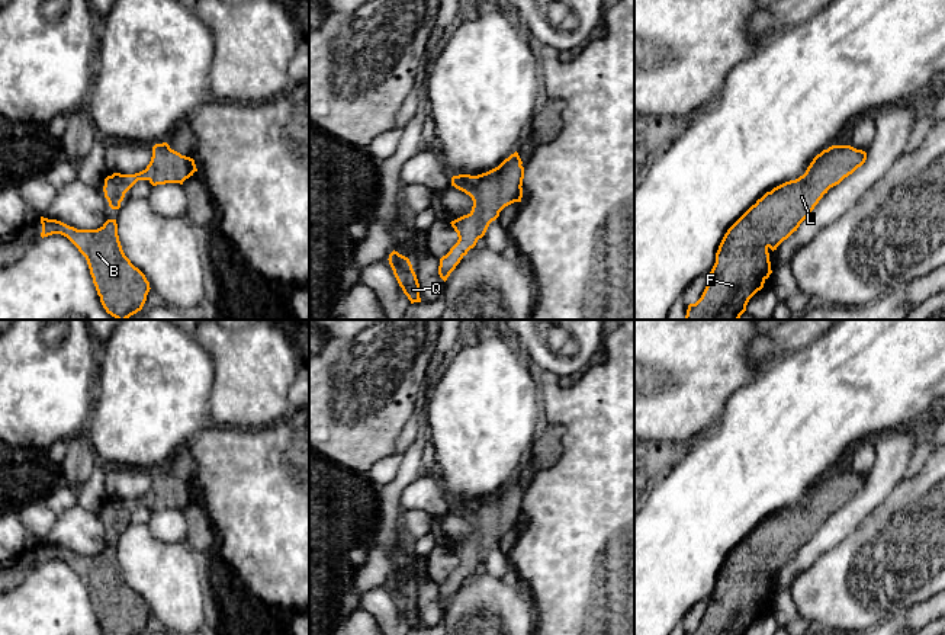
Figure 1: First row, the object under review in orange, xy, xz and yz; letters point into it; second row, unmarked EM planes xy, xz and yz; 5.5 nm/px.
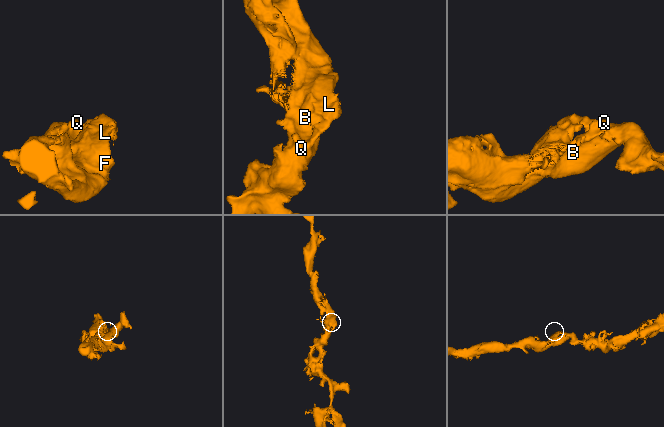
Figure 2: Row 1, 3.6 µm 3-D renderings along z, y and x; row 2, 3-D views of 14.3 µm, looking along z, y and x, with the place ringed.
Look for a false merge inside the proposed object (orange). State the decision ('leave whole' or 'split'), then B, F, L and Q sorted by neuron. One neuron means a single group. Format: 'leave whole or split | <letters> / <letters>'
leave whole | B F L Q

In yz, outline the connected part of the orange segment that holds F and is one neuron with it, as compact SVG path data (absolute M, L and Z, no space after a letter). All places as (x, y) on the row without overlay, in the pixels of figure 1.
M832 471L817 480L806 498L785 507L756 526L724 559L708 599L707 612L688 635L746 635L749 625L764 613L772 599L769 578L787 565L810 541L827 516L852 500L867 485L867 478L851 471Z

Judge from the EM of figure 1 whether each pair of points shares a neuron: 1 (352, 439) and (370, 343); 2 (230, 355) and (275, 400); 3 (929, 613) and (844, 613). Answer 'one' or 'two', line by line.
1: one
2: one
3: two

